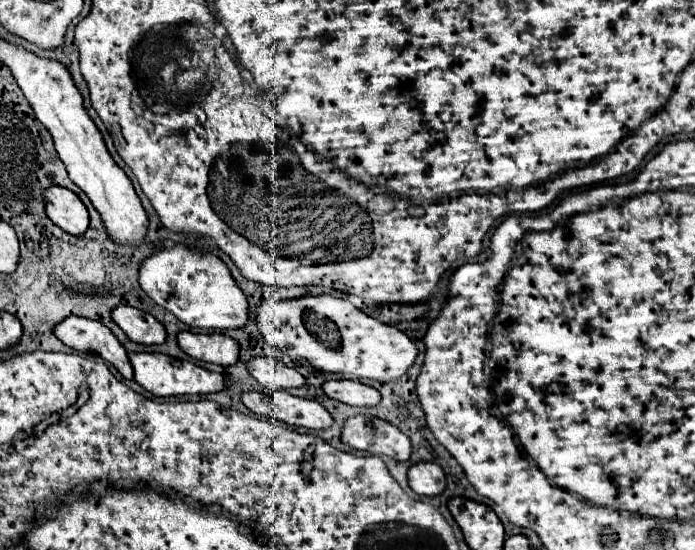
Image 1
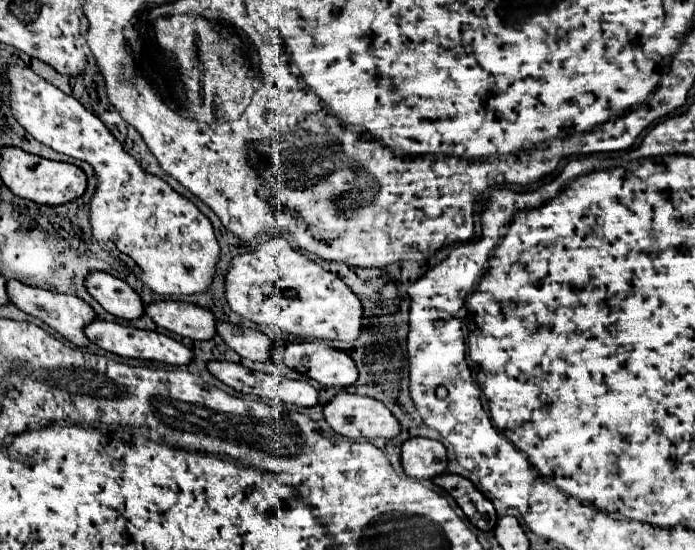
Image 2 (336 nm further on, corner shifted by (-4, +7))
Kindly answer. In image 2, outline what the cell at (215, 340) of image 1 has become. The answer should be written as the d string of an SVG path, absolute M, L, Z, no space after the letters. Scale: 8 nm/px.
M157 302L145 306L145 314L161 328L191 340L211 340L217 334L213 312L185 302Z

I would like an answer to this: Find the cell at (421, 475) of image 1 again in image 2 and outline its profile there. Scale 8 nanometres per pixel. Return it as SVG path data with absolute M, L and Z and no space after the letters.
M409 438L401 454L403 470L417 480L433 480L447 470L447 450L441 442L429 438Z

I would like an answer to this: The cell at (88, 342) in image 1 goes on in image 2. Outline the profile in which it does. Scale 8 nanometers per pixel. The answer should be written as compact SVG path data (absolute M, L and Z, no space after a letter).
M9 280L9 298L11 302L23 310L29 316L35 316L39 320L43 320L45 324L49 324L55 332L59 332L63 338L67 338L71 344L79 346L79 348L87 348L91 342L89 338L85 338L85 326L89 326L89 322L97 320L95 310L81 298L77 296L67 296L67 294L59 294L59 292L49 292L49 290L39 290L27 284L21 284L19 280Z

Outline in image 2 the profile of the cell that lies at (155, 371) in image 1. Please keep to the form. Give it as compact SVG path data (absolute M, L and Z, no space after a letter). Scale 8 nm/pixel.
M95 320L85 328L87 338L97 344L99 348L113 352L117 356L123 358L135 358L135 360L151 360L151 362L161 362L167 366L185 366L189 362L193 362L193 352L183 346L181 342L165 336L165 334L157 334L157 332L149 332L149 330L139 330L139 328L129 328L129 326L121 326L115 322L105 322L105 320Z

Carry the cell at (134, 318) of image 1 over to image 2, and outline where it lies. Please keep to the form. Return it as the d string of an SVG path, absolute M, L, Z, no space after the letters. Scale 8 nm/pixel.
M91 272L85 280L89 294L113 316L123 320L137 320L145 314L141 296L123 280L107 272Z

